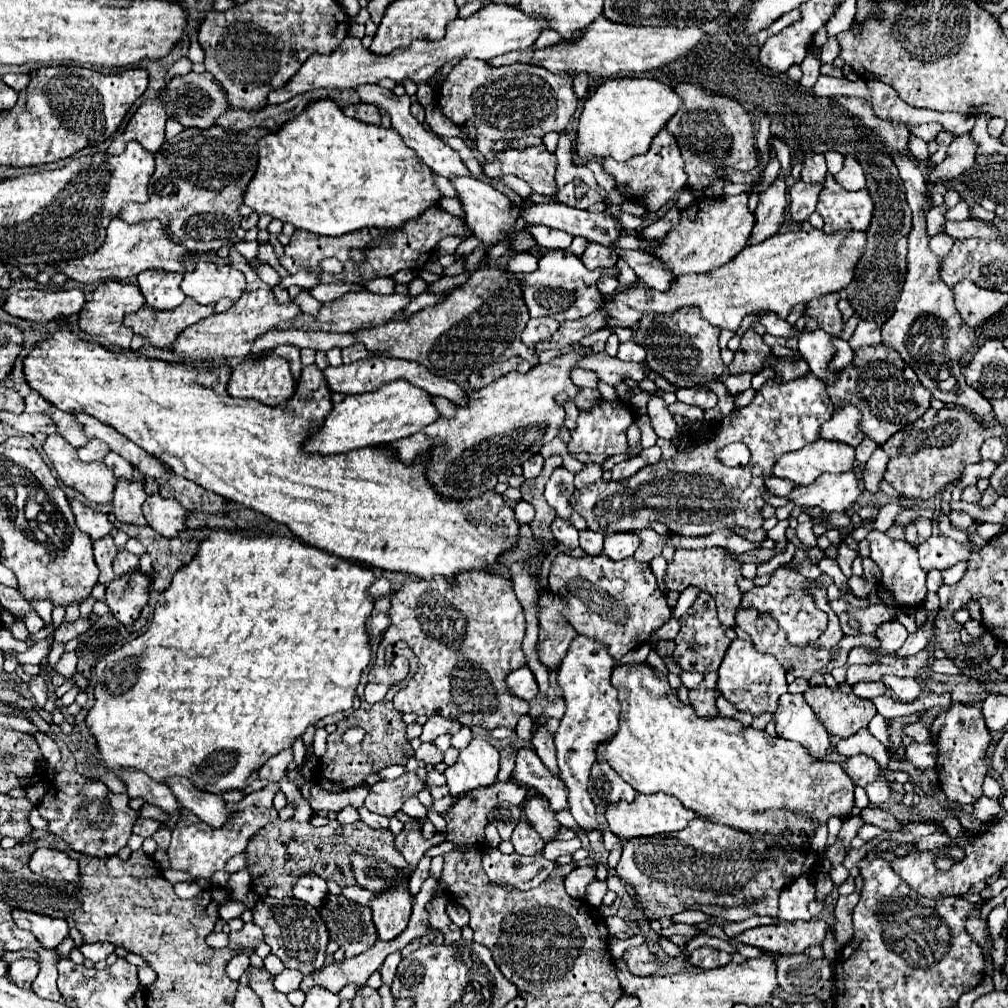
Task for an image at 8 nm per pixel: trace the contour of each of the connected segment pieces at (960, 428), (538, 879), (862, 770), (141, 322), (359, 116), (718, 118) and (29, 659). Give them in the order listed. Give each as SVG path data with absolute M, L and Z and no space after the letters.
M931 407L915 423L891 435L883 445L883 451L889 455L885 481L903 497L921 501L933 499L951 483L959 481L967 465L981 461L979 449L985 441L985 433L987 429L965 409L949 407L937 411Z
M491 847L483 851L483 869L489 875L489 879L497 883L509 883L521 891L539 887L555 867L557 863L547 861L543 855L503 855L501 851Z
M869 755L849 757L841 765L843 765L843 771L851 777L851 781L859 787L865 787L867 783L873 783L879 777L879 771L881 771L877 761Z
M187 297L183 305L173 311L155 311L141 307L137 313L131 313L123 319L123 325L133 329L133 333L145 337L153 347L169 347L179 331L185 327L209 317L213 305L199 305L195 299Z
M369 103L343 107L343 113L345 113L347 117L353 117L353 119L363 121L363 123L369 123L369 125L381 125L381 115L379 115L377 107L375 107L375 105L369 105Z
M679 83L673 87L673 91L683 99L683 103L679 111L671 117L671 121L667 121L665 129L671 131L679 143L681 157L685 161L685 173L689 175L687 185L701 191L713 179L719 179L715 171L725 165L739 171L751 171L759 165L757 149L753 147L755 125L751 121L751 115L739 103L727 99L725 95L705 93L691 83Z
M50 634L47 639L38 641L33 646L29 647L24 653L18 653L13 650L5 651L3 654L13 655L21 664L40 664L41 660L50 652L50 647L53 639L53 634Z

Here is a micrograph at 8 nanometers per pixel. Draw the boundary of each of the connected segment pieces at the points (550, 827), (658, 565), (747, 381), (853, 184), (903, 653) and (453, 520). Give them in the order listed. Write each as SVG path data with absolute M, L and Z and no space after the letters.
M535 797L531 801L527 801L523 813L529 817L529 821L533 823L533 827L547 839L551 841L551 837L557 833L559 823L555 819L555 813L549 809L549 801L545 797Z
M657 556L651 560L649 565L657 579L658 587L662 591L665 591L666 590L665 575L666 575L666 565L667 565L666 559L662 556Z
M743 373L743 375L727 375L723 379L723 383L725 383L729 395L737 395L737 393L743 393L745 389L751 387L751 375L749 373Z
M847 155L843 161L843 169L835 175L835 181L839 185L843 185L843 189L847 191L857 191L865 187L865 175L863 169L859 167L859 163L855 161L855 157Z
M931 611L929 613L929 621L917 631L917 633L913 633L913 635L909 635L907 637L907 641L903 643L903 647L895 653L897 657L907 657L907 655L915 655L917 651L921 651L921 649L925 649L925 645L927 645L927 641L929 641L929 637L931 637L931 621L933 621L933 617L937 615L937 611Z
M63 325L29 353L23 373L29 387L57 409L67 413L87 413L101 423L111 425L141 449L161 459L177 475L223 495L227 501L245 505L287 525L292 535L303 543L325 549L343 559L387 571L411 573L427 581L435 575L443 575L453 585L459 571L495 565L501 551L511 547L519 535L515 513L499 493L489 491L467 501L447 501L431 489L423 471L415 471L423 469L421 461L415 465L403 465L387 447L355 449L331 457L305 455L301 443L320 428L325 415L333 407L331 391L323 373L315 365L303 367L291 401L285 401L279 407L267 407L259 405L255 399L233 399L225 395L225 383L231 375L227 365L195 369L191 365L171 365L157 359L115 353L93 341L81 341L67 325Z

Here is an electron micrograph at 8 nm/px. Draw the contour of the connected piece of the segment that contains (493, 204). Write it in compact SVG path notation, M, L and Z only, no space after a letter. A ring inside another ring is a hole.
M457 177L453 181L453 185L459 191L459 199L467 213L467 227L473 231L473 235L479 241L483 241L485 245L497 245L497 243L509 241L509 249L515 253L527 253L537 245L535 239L531 235L527 235L525 231L513 233L515 217L511 215L511 201L503 193L497 193L491 185L471 179L471 177Z

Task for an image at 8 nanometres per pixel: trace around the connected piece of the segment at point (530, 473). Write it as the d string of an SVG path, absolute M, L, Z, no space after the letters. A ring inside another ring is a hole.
M537 453L525 461L523 467L523 477L525 479L533 479L541 473L543 469L543 457L540 457L540 453Z

